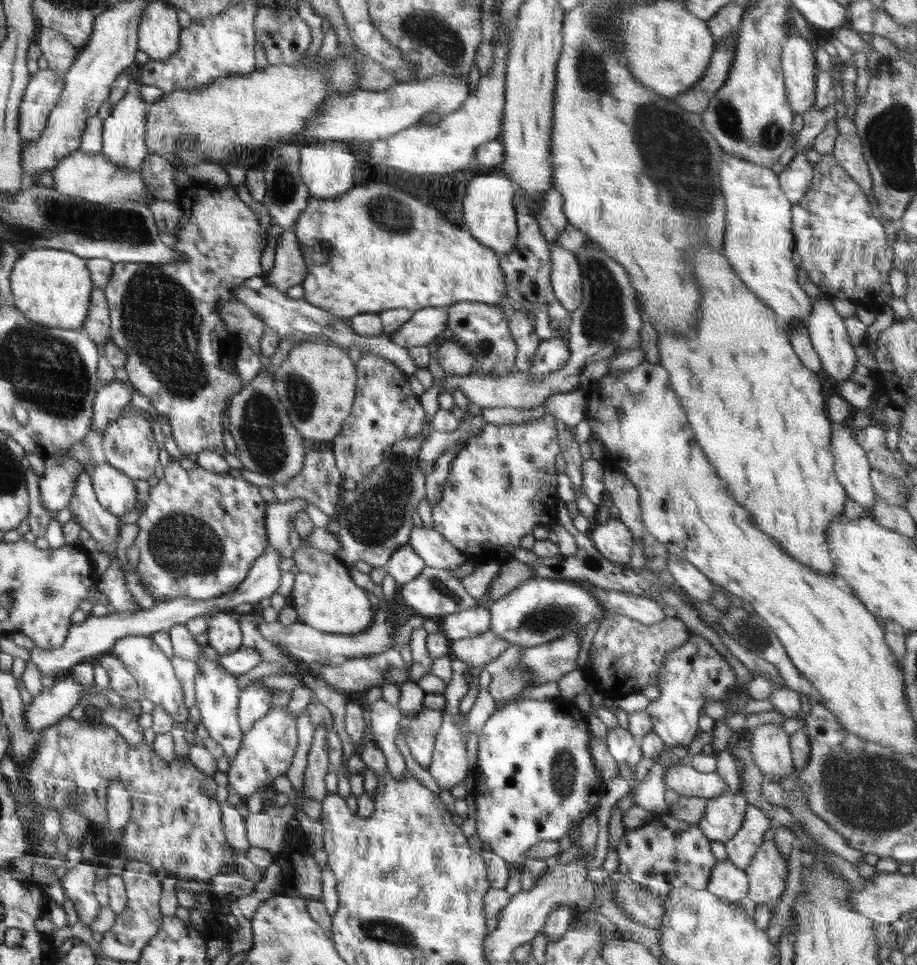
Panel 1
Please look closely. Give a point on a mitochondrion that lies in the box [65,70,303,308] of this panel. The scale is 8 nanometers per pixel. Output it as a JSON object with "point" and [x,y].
{"point":[283,188]}

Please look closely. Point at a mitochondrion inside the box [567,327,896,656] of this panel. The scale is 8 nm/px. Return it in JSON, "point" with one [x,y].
{"point":[751,632]}

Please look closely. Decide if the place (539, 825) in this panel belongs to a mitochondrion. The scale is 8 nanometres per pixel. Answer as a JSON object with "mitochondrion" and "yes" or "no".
{"mitochondrion":"no"}

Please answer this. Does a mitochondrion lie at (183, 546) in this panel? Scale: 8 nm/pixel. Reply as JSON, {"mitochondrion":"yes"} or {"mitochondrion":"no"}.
{"mitochondrion":"yes"}

